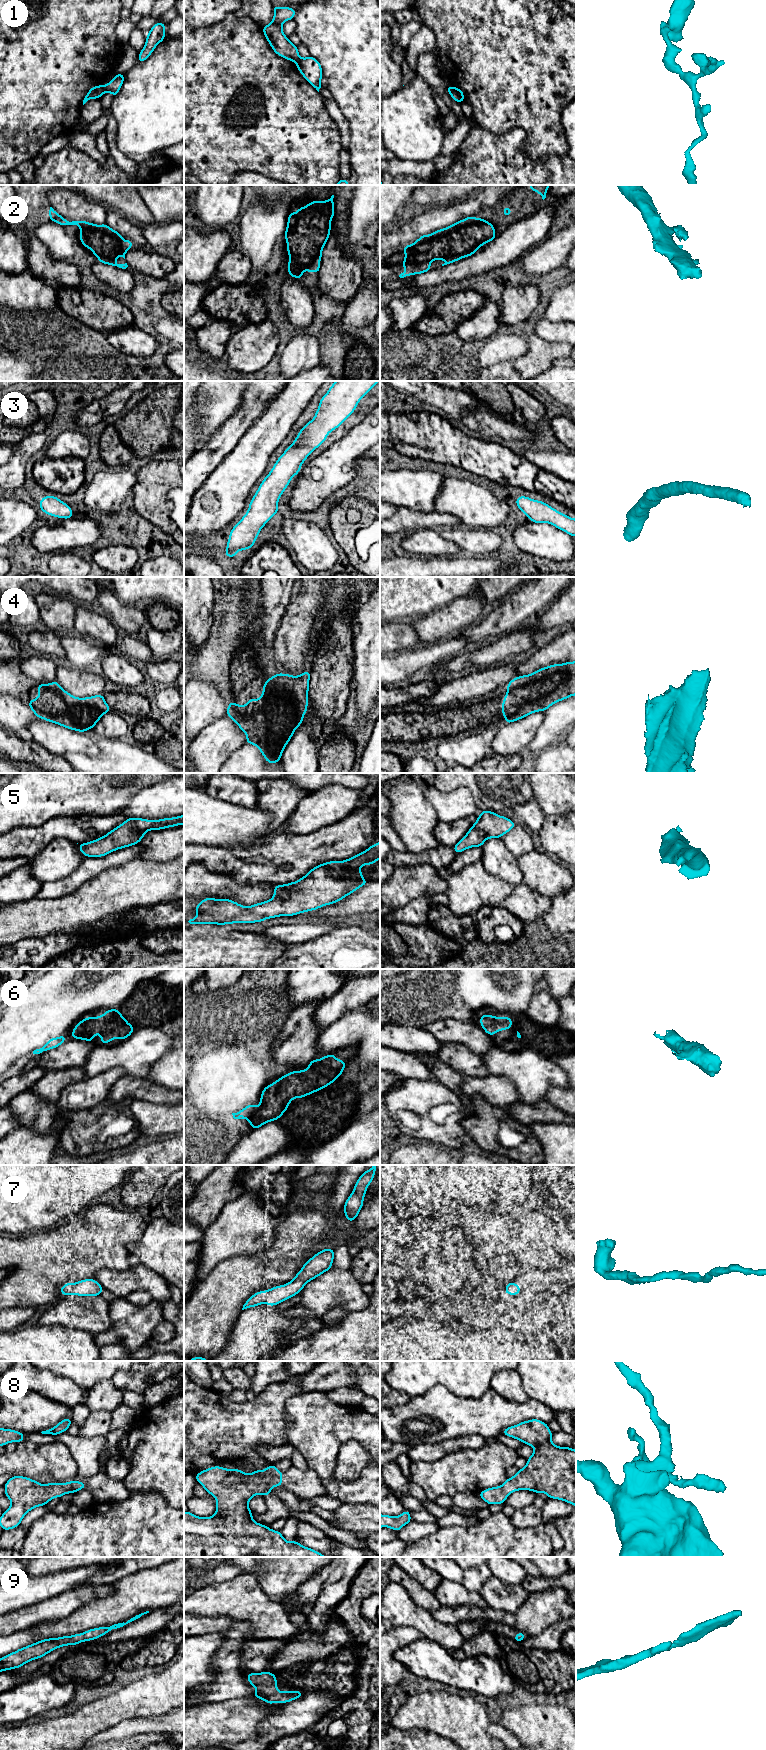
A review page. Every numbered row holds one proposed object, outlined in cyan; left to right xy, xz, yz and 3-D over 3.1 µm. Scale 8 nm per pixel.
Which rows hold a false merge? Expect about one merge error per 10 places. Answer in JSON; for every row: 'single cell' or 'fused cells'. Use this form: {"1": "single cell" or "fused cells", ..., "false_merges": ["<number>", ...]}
{"1": "fused cells", "2": "single cell", "3": "single cell", "4": "fused cells", "5": "single cell", "6": "single cell", "7": "single cell", "8": "single cell", "9": "single cell", "false_merges": ["1", "4"]}

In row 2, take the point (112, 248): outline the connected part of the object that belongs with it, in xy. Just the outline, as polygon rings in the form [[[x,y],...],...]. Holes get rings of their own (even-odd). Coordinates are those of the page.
[[[52,207],[49,210],[50,221],[59,223],[61,226],[76,225],[80,226],[79,232],[81,243],[98,258],[102,264],[117,266],[122,269],[128,267],[127,263],[117,264],[116,258],[125,254],[133,246],[131,240],[122,240],[119,232],[110,228],[106,223],[96,225],[87,221],[68,221],[59,215]]]

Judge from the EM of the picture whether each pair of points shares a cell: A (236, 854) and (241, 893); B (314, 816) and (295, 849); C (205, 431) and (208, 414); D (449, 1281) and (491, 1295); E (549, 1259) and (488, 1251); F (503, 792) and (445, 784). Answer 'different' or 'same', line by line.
A: different
B: different
C: same
D: different
E: same
F: same

